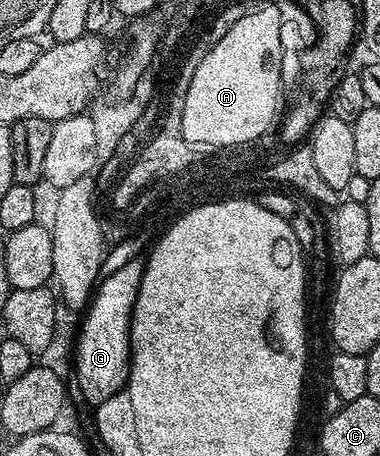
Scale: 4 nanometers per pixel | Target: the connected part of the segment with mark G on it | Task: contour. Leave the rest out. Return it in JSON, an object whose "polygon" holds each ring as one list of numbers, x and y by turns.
{"polygon":[[139,255,119,267,114,274,103,277,96,284,83,313,80,340,78,336,74,344,74,363,80,396,89,406,106,403,128,383,128,365,132,355,132,311,142,286,145,263,145,257]]}

